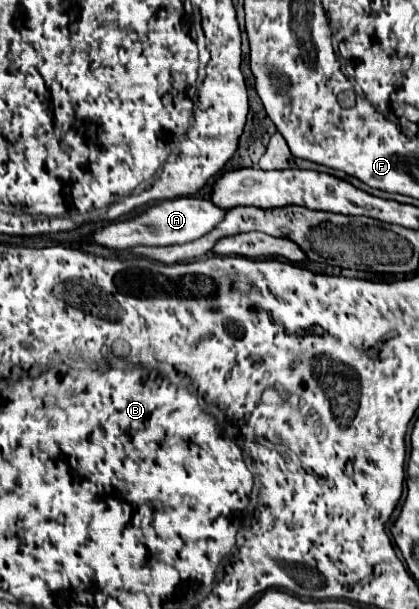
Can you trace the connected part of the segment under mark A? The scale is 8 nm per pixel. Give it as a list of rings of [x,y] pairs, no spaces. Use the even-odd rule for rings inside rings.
[[[183,196],[183,198],[159,202],[159,204],[151,206],[149,210],[145,210],[143,214],[139,214],[139,216],[135,216],[131,220],[109,224],[103,230],[97,230],[91,240],[95,244],[103,244],[107,248],[135,248],[135,246],[183,244],[183,242],[197,240],[197,238],[205,236],[207,232],[211,232],[215,228],[215,224],[221,224],[225,212],[227,210],[211,204],[211,200],[207,200],[207,198]]]

